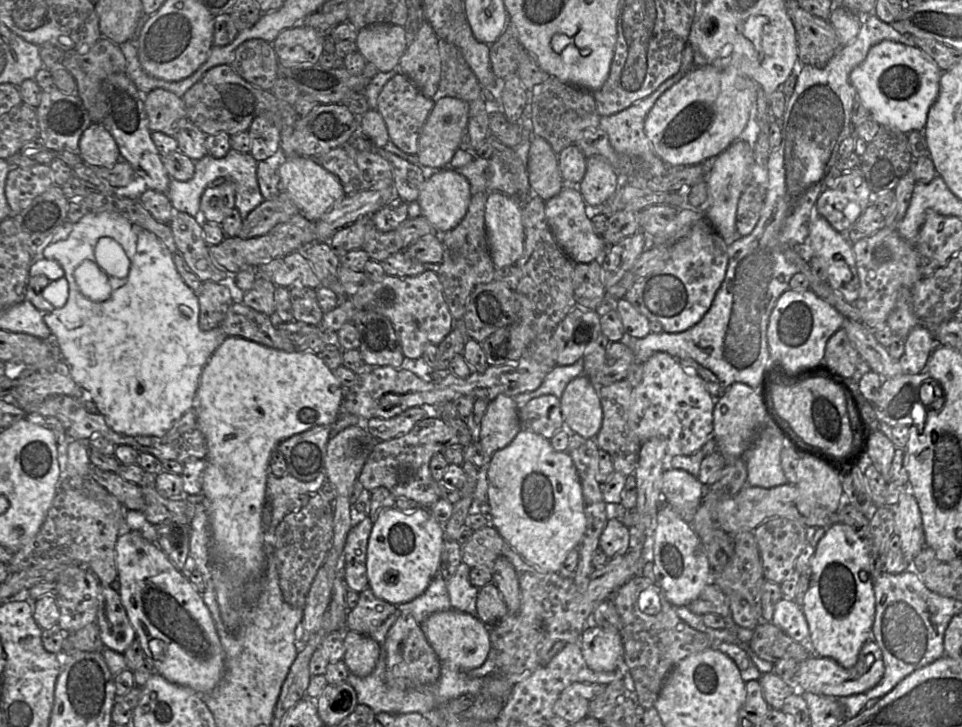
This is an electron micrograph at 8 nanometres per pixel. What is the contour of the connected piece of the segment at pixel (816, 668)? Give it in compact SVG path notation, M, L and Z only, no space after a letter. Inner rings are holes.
M872 631L870 636L860 650L857 663L849 669L842 667L835 660L827 657L820 657L816 654L798 663L797 671L794 676L794 685L792 688L796 694L802 694L803 692L809 692L817 695L844 697L854 694L863 693L873 687L875 687L882 679L884 675L885 667L882 658L882 652L879 646L873 639ZM867 654L873 654L875 661L872 666L864 672L864 661Z

